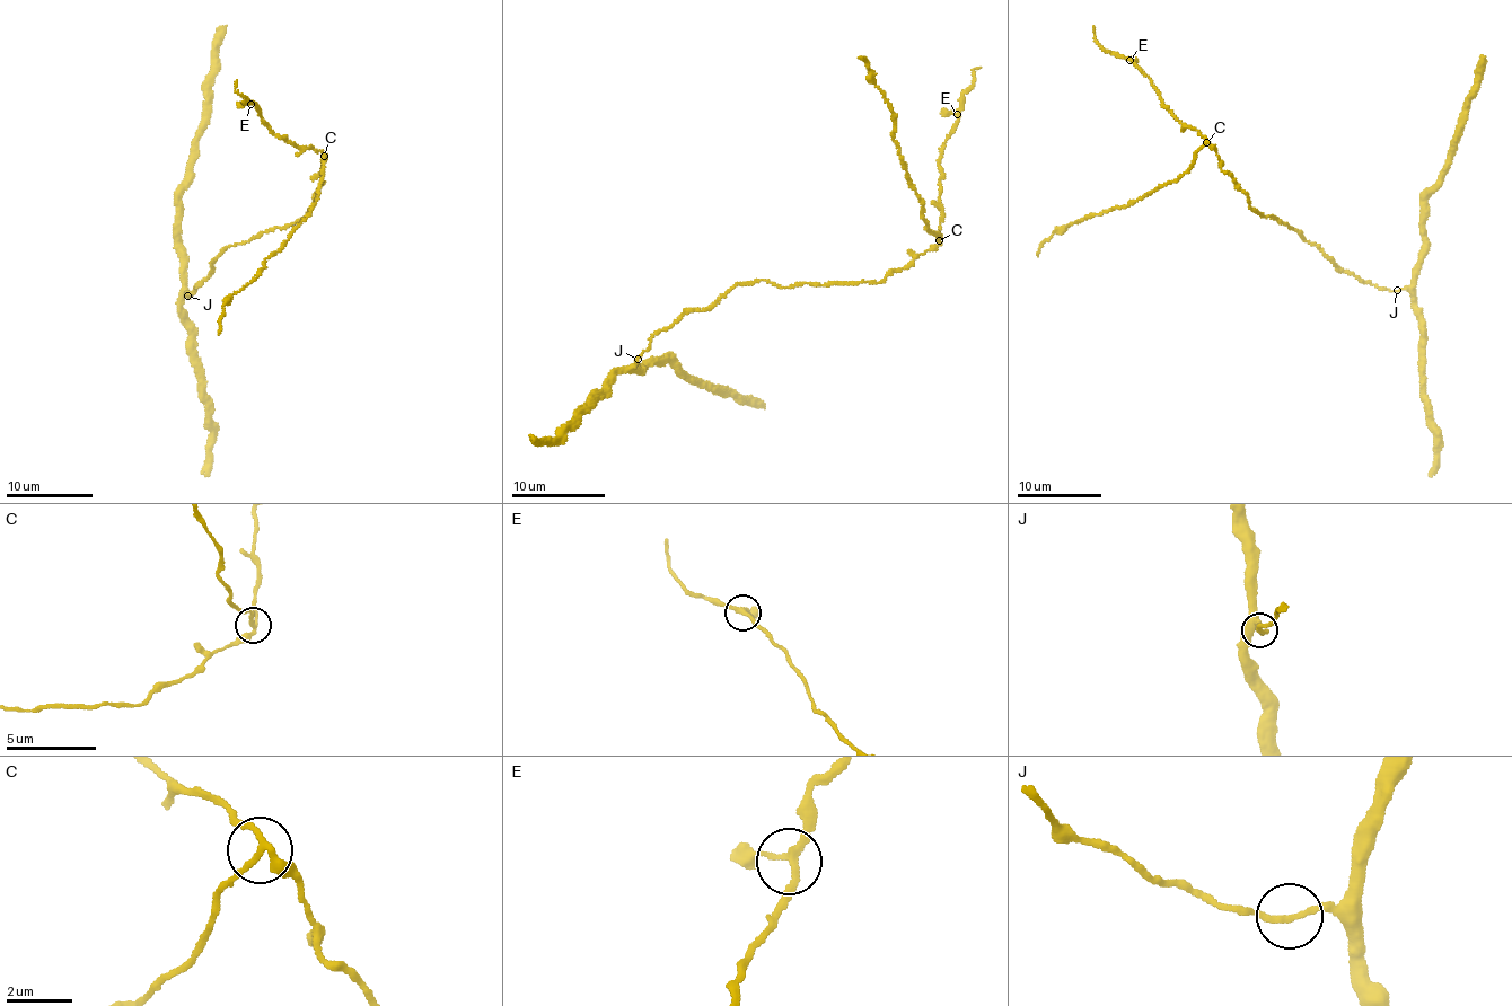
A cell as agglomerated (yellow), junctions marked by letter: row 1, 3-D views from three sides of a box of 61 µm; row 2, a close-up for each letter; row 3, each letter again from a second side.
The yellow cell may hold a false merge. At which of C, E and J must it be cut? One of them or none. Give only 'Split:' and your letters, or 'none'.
Split: C

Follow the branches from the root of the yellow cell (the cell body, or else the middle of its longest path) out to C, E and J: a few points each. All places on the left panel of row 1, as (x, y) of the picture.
C: (243, 241), (301, 220), (313, 204), (322, 181), (323, 157)
E: (243, 241), (301, 220), (313, 204), (322, 181), (324, 156), (313, 148), (304, 149), (284, 141), (251, 104)
J: (243, 241), (226, 247), (209, 275), (188, 296)

